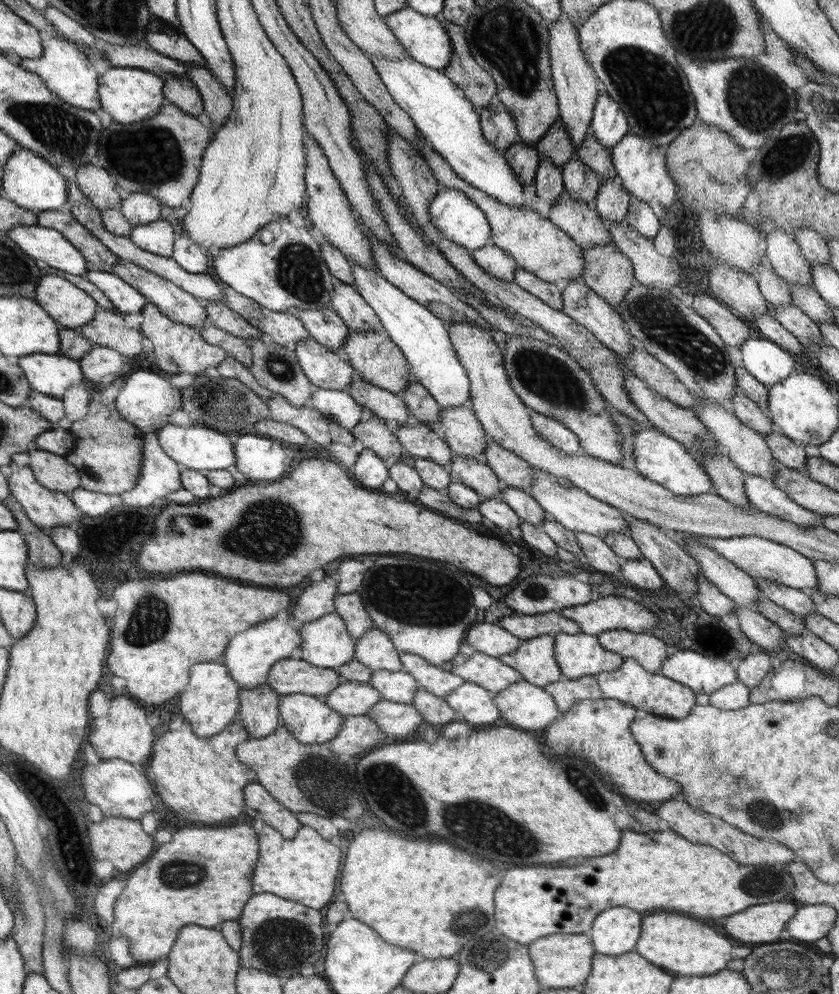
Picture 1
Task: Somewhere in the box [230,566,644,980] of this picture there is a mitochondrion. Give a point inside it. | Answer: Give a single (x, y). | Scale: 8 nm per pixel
(487, 830)

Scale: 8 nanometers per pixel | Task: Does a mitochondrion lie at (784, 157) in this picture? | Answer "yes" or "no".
yes

